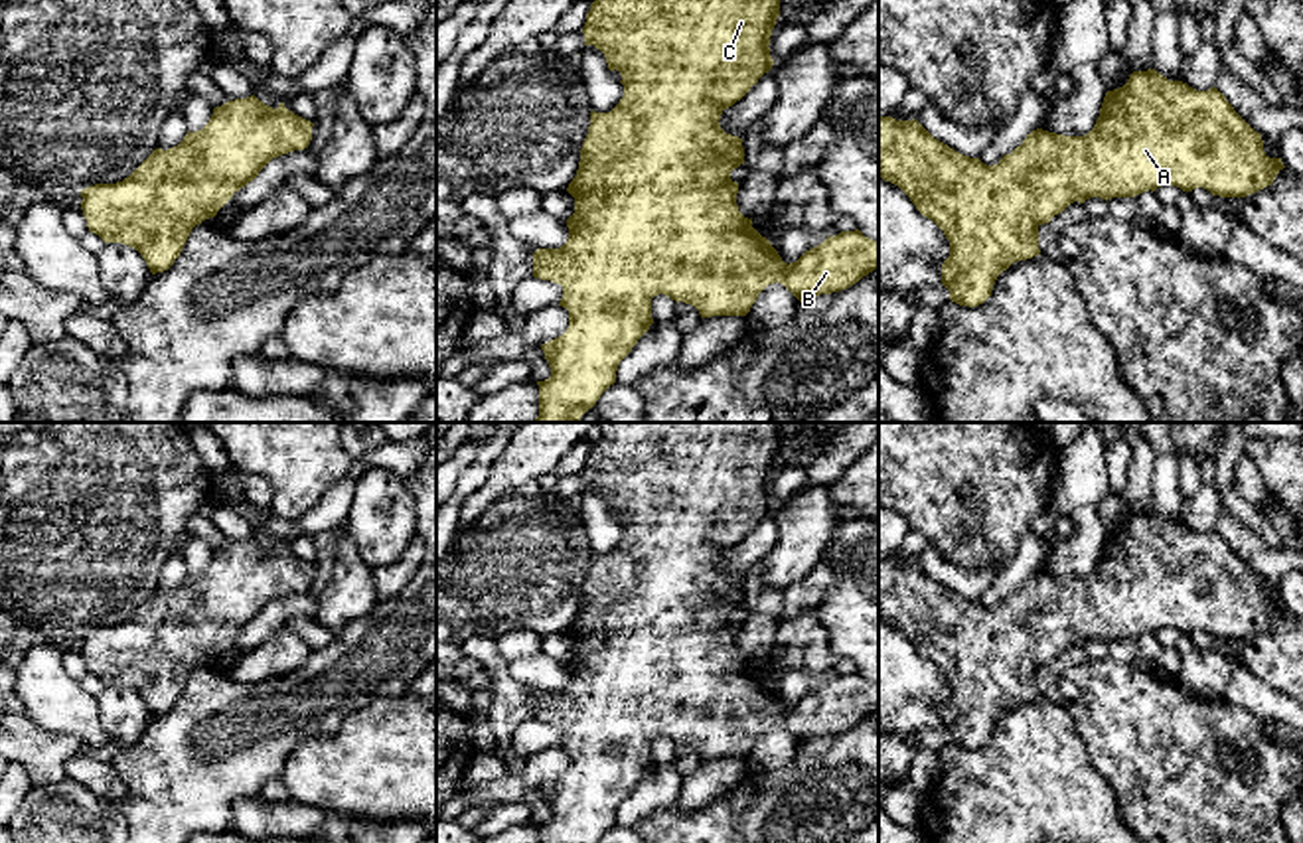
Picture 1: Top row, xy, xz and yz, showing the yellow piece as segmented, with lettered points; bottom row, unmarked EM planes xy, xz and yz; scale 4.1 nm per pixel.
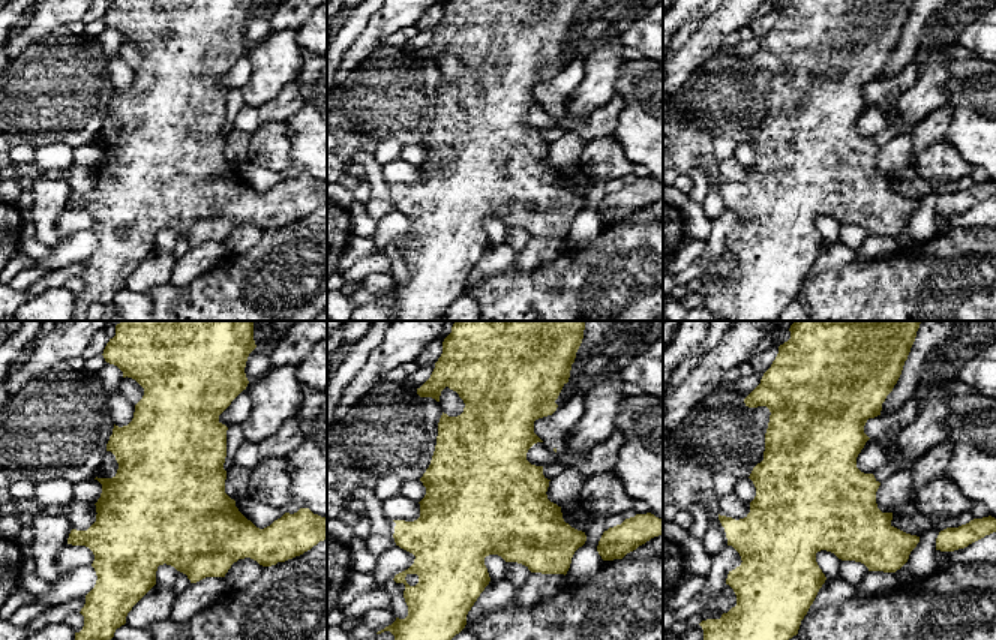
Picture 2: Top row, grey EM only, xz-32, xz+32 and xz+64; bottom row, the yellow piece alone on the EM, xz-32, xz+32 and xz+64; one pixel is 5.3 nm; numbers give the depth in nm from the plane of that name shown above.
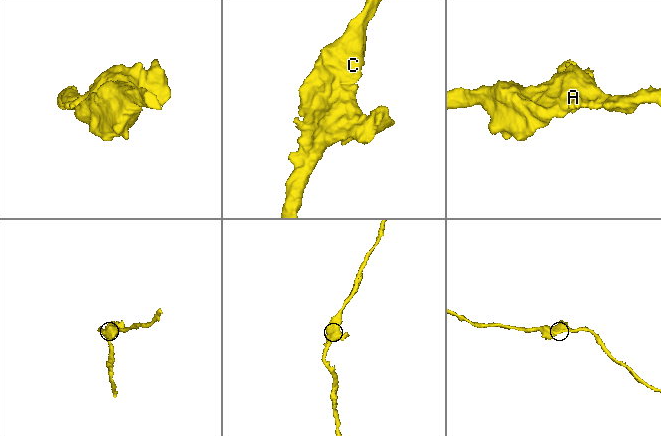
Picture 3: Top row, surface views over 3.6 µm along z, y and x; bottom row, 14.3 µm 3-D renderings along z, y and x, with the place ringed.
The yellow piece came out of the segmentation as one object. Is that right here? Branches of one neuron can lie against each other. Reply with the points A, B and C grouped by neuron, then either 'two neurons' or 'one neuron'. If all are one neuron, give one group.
A B C | one neuron

